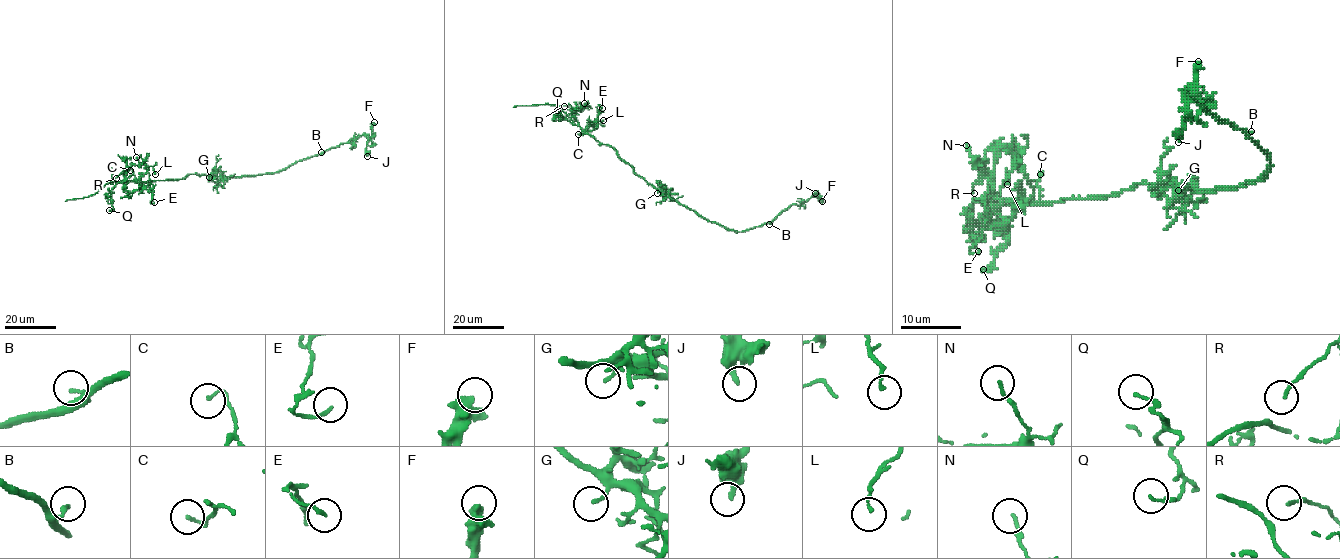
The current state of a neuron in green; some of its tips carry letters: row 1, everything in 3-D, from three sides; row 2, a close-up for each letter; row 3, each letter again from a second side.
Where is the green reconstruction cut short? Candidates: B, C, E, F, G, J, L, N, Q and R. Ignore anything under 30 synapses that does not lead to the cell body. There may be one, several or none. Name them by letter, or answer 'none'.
none

